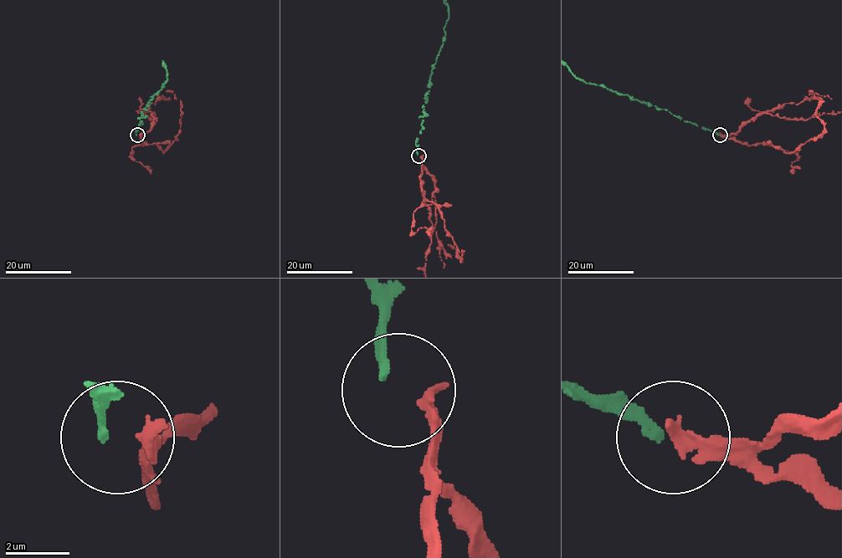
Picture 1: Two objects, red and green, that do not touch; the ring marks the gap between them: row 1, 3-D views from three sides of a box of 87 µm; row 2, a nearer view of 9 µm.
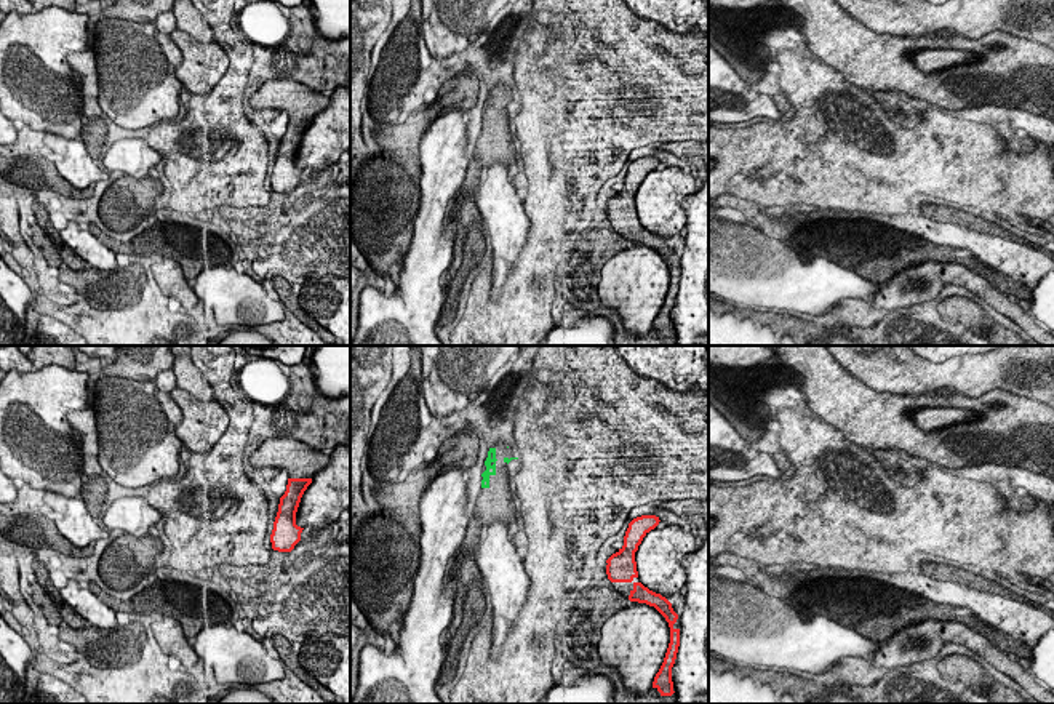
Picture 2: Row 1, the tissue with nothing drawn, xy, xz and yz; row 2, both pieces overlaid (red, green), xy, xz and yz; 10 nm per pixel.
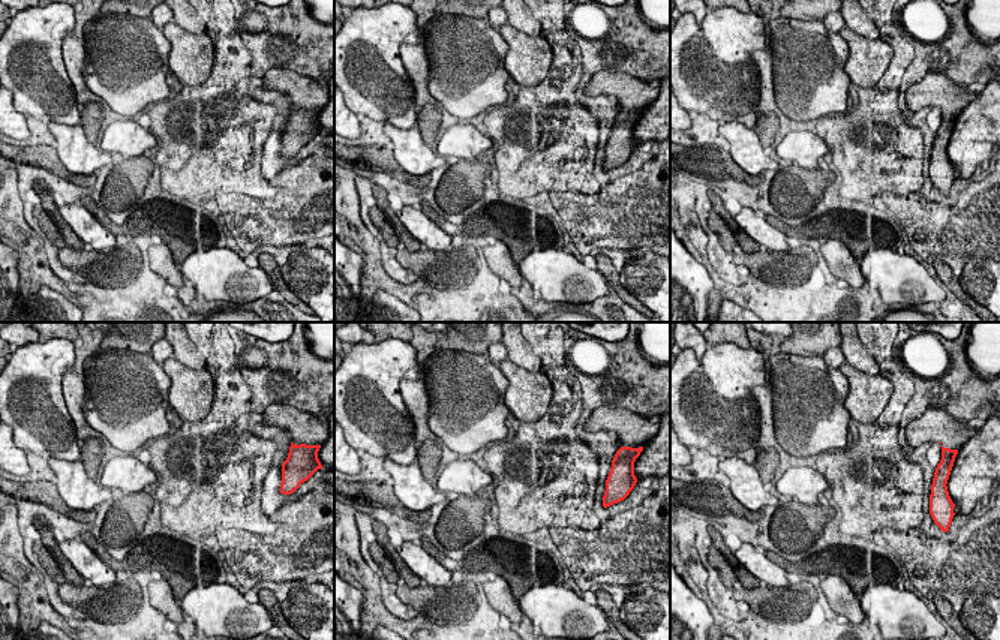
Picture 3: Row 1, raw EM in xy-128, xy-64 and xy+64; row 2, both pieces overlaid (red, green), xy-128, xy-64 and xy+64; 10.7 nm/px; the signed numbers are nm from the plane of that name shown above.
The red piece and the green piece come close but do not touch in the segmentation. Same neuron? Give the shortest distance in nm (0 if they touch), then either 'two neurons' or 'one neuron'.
1300 nm apart; two neurons

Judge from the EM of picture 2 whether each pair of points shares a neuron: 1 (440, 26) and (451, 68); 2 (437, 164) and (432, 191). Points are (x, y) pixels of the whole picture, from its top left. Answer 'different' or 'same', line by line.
1: different
2: same

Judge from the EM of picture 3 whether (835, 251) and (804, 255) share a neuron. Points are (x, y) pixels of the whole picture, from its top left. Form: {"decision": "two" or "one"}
{"decision": "two"}

